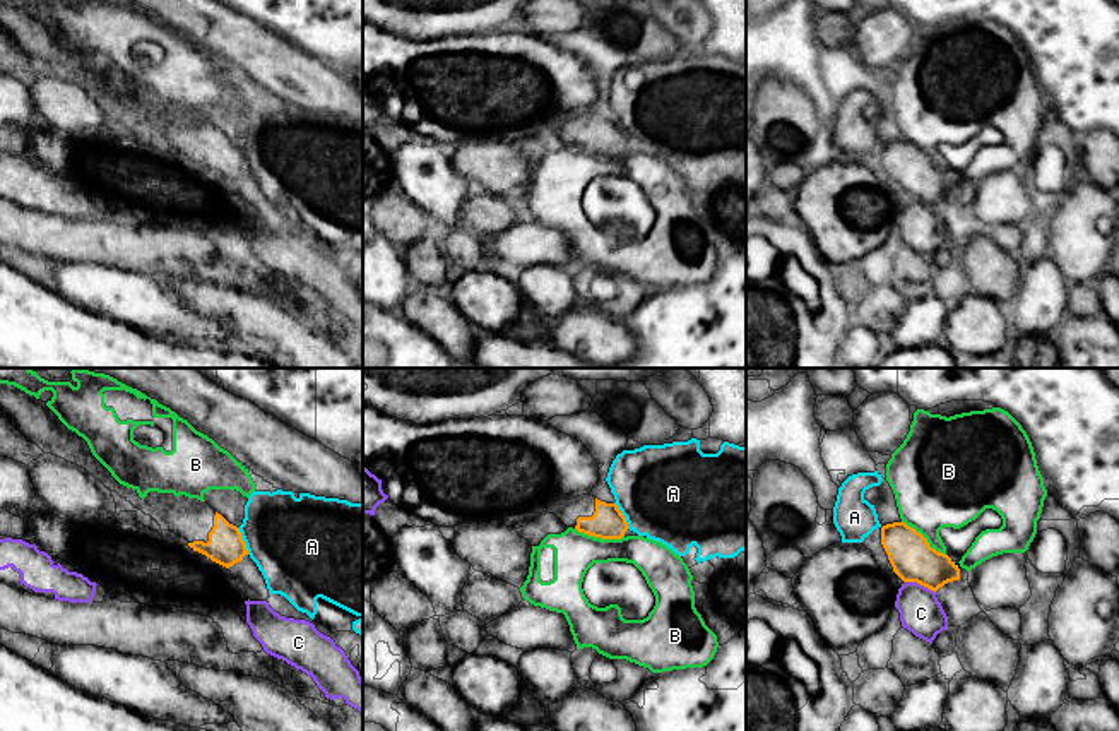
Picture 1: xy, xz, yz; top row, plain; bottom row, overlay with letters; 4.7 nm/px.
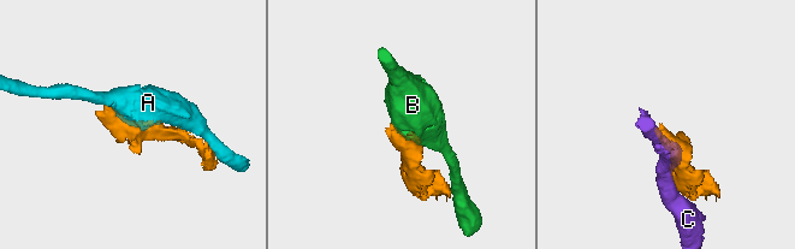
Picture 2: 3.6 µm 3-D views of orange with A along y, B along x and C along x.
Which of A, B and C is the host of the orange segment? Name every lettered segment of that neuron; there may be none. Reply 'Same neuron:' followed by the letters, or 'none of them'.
Same neuron: none of them

